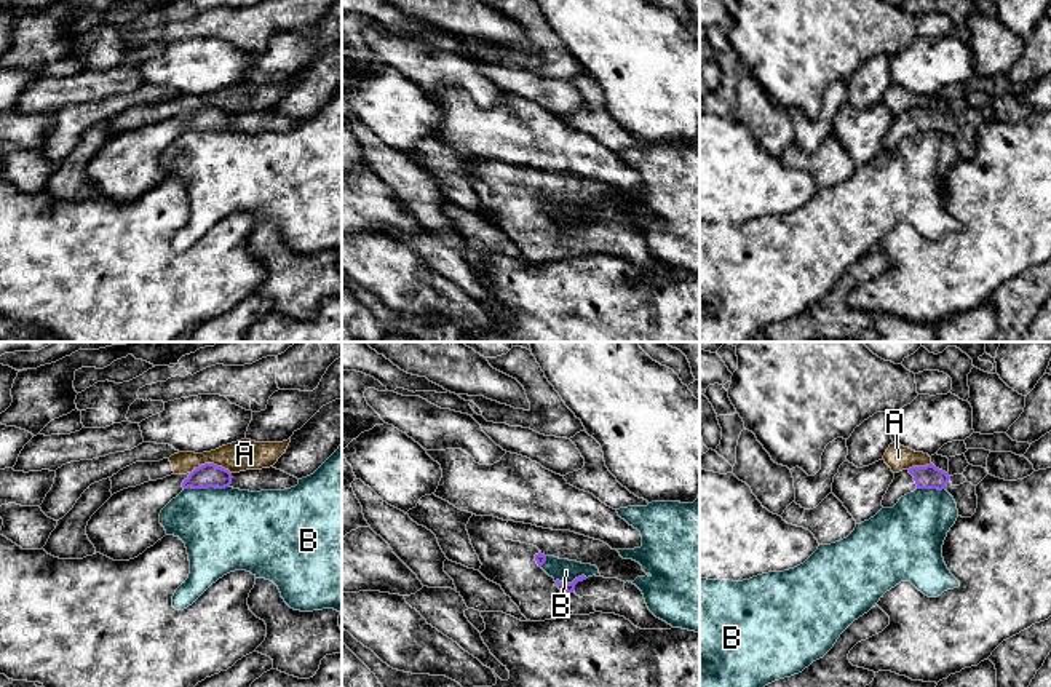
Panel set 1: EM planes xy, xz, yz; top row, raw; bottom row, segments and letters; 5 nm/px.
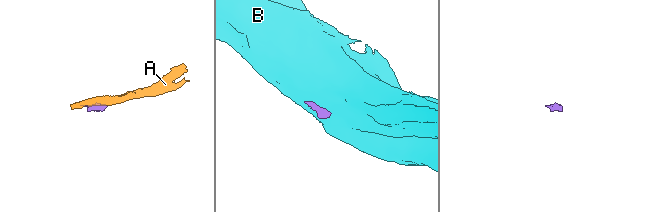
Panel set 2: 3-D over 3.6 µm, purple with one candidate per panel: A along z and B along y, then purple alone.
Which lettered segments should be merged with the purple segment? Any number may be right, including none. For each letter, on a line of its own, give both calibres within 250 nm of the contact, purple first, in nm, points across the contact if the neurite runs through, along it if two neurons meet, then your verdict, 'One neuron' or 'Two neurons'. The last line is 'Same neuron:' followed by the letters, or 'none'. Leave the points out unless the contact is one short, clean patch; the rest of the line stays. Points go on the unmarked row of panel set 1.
A: Thickness 120 nm (purple) against 150 nm. Boundary: xy (230, 114), (213, 106), (202, 106), (190, 115). Two neurons
B: Thickness 120 nm (purple) against 420 nm. Boundary: xy (229, 128), (184, 131). Two neurons
Same neuron: none

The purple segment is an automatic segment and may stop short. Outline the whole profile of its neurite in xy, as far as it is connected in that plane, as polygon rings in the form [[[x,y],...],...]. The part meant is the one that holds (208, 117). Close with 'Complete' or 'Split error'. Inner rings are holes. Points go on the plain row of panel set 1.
[[[204,105],[195,110],[187,121],[184,121],[184,131],[225,131],[233,129],[240,133],[260,134],[260,133],[284,133],[295,129],[299,121],[276,112],[273,109],[262,112],[246,112],[240,115],[230,115],[228,112],[214,105]]]. Split error

